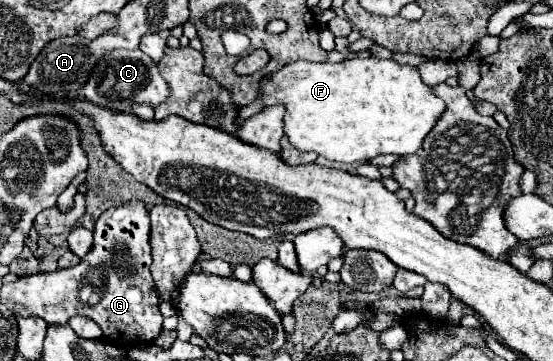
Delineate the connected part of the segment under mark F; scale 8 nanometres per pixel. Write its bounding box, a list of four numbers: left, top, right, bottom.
[259,58,445,164]

